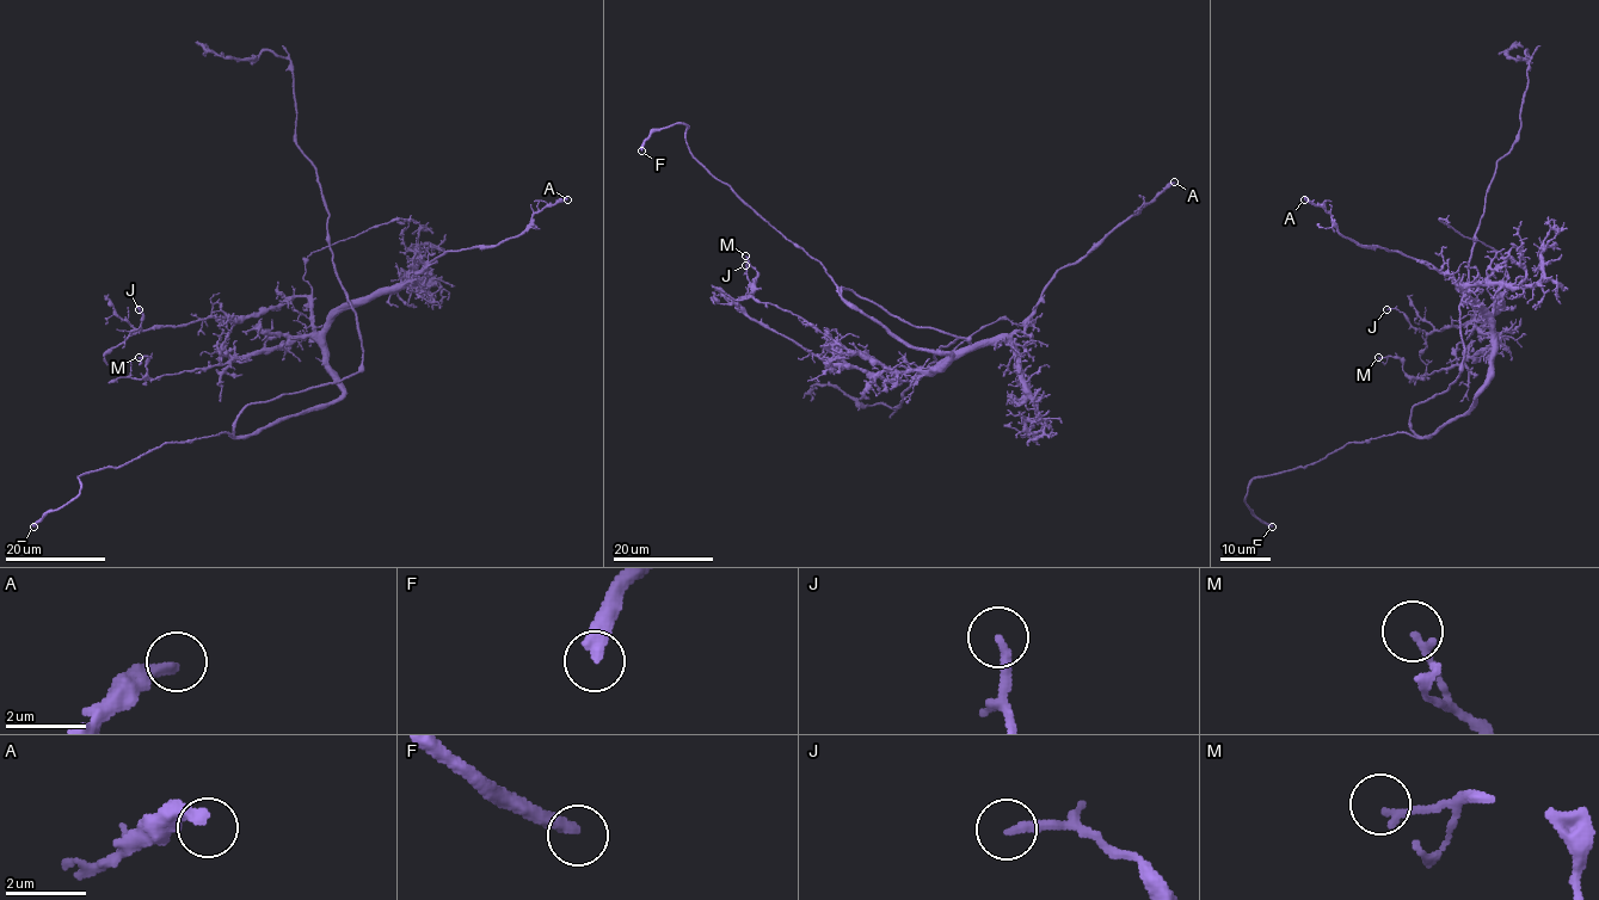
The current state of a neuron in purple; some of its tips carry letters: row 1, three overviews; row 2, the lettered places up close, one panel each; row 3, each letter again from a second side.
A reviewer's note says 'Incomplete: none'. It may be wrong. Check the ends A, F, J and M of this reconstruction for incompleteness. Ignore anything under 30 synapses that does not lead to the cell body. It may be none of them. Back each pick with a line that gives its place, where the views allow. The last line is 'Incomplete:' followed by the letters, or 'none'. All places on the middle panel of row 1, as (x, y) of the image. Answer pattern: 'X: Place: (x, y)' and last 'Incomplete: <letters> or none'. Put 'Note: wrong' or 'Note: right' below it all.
F: Place: (641, 150)
Incomplete: F
Note: wrong

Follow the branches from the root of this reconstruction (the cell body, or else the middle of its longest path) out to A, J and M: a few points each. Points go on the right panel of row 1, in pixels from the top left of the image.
A: (1412, 410), (1409, 427), (1430, 436), (1473, 405), (1493, 324), (1449, 275), (1345, 238), (1304, 199)
J: (1412, 410), (1409, 427), (1430, 436), (1473, 405), (1502, 296), (1489, 316), (1428, 333), (1387, 309)
M: (1412, 410), (1420, 436), (1461, 415), (1489, 371), (1493, 337), (1425, 378), (1378, 357)

